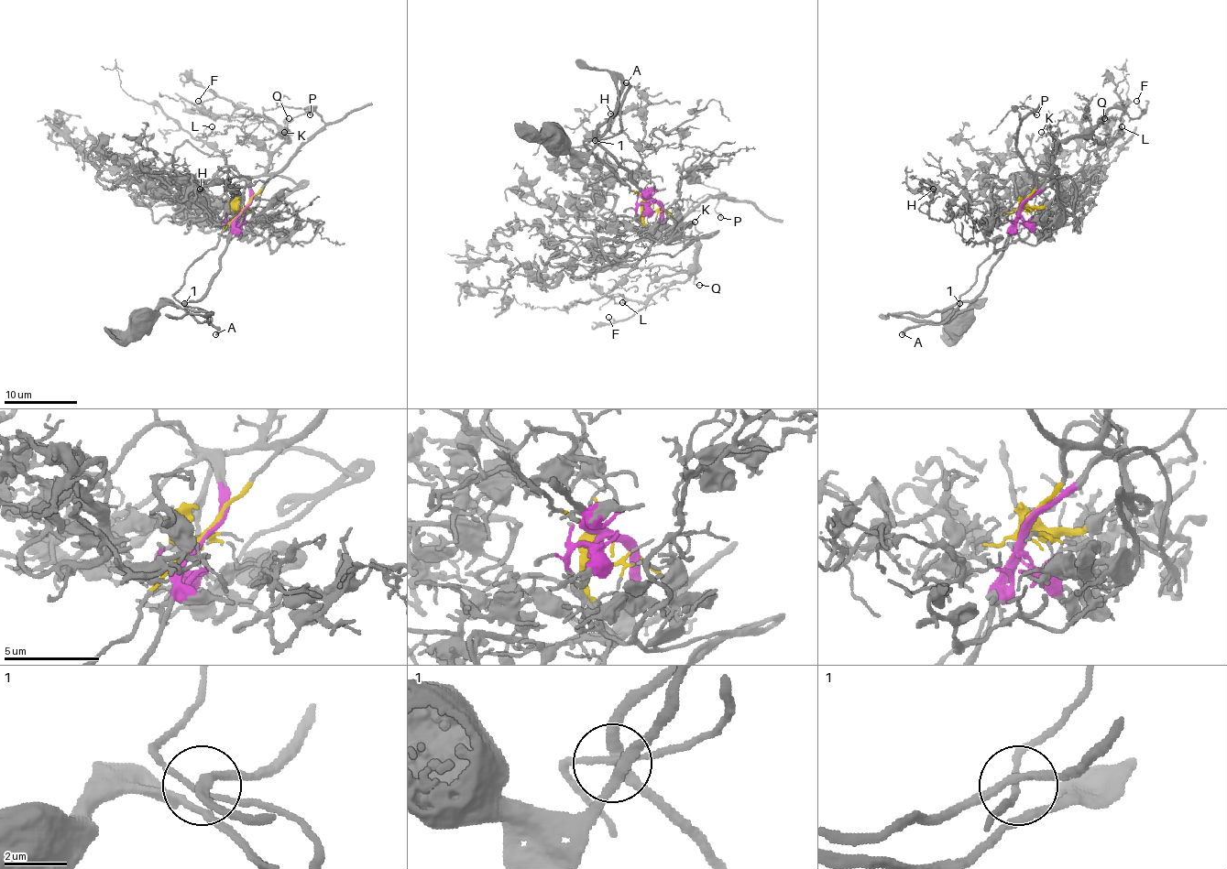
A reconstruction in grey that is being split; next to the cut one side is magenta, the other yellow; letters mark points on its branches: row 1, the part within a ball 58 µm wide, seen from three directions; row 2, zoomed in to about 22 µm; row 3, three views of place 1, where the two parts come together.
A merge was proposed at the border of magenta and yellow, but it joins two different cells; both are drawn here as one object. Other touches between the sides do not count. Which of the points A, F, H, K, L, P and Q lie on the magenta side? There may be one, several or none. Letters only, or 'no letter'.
H

